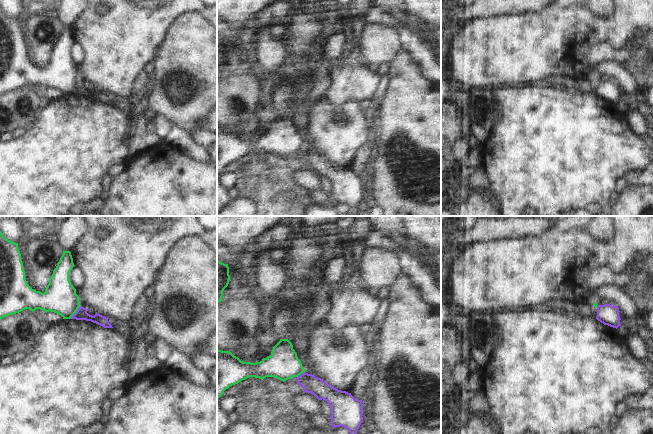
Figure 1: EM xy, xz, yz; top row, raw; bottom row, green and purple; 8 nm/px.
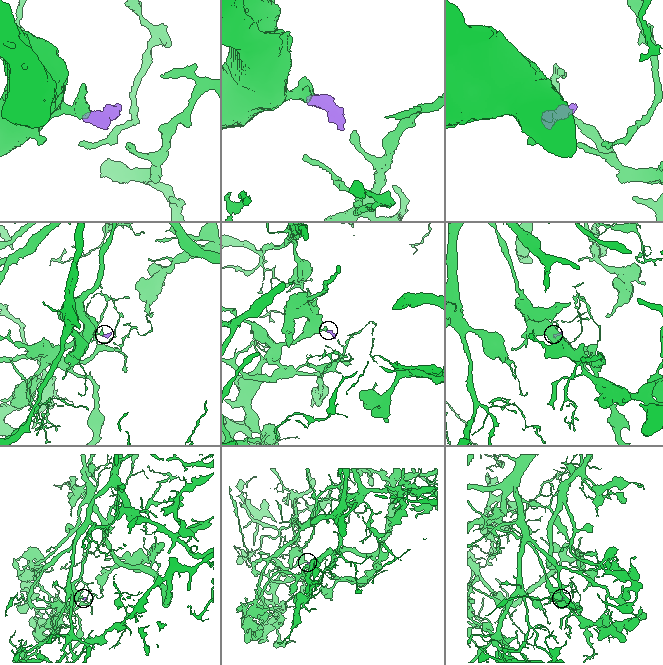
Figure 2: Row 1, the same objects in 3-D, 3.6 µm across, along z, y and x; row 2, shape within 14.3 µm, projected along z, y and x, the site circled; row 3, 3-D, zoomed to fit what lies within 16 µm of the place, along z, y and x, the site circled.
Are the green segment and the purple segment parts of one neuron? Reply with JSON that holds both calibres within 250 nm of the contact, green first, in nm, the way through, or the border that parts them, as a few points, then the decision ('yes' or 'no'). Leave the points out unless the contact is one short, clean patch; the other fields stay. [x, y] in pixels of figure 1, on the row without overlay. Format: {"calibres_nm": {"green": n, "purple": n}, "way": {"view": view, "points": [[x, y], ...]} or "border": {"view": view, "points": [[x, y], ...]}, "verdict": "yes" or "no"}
{"calibres_nm": {"green": 260, "purple": 100}, "border": {"view": "xy", "points": [[80, 81], [69, 94]]}, "verdict": "no"}

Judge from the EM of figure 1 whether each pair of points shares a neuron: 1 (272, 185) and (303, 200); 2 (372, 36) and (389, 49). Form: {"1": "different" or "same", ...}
{"1": "same", "2": "same"}

